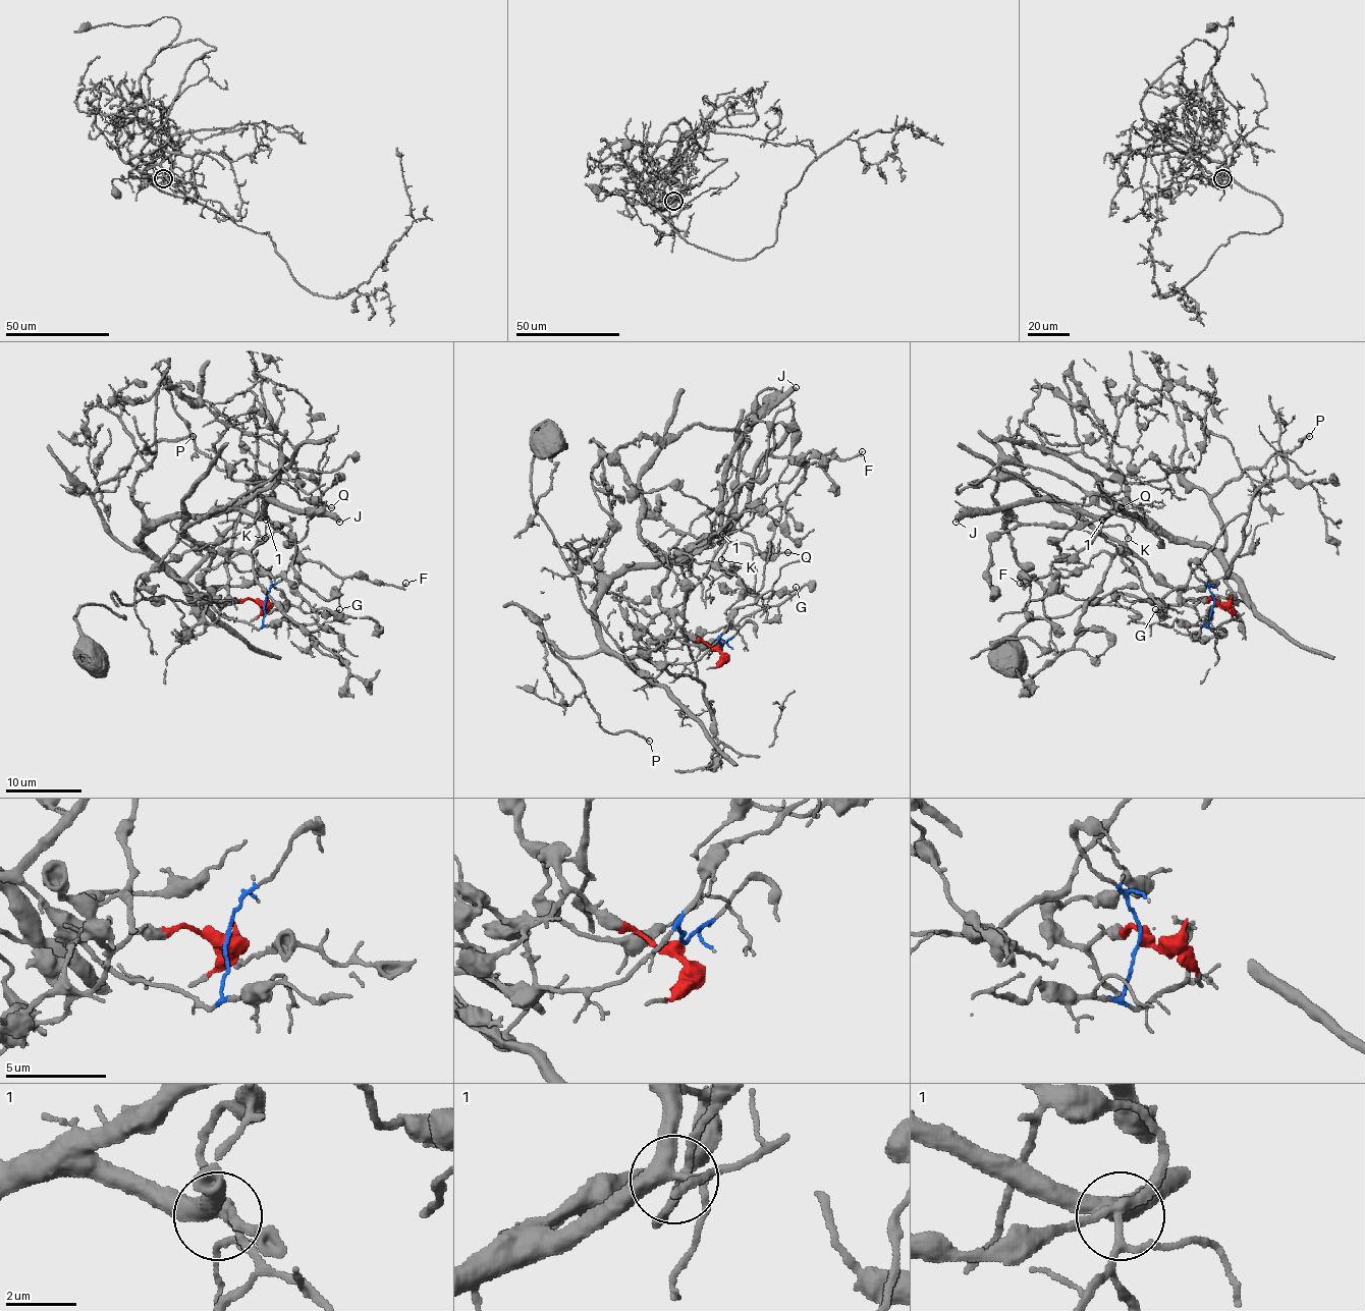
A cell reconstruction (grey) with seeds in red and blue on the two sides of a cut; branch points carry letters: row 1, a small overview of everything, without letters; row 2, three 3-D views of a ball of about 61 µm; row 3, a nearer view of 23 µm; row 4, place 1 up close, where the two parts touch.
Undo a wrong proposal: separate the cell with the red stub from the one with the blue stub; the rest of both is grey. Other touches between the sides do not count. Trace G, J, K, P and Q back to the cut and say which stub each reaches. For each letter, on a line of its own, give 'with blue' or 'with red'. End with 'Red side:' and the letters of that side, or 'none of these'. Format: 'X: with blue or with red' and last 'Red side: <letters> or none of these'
G: with red
J: with blue
K: with blue
P: with blue
Q: with blue
Red side: G

